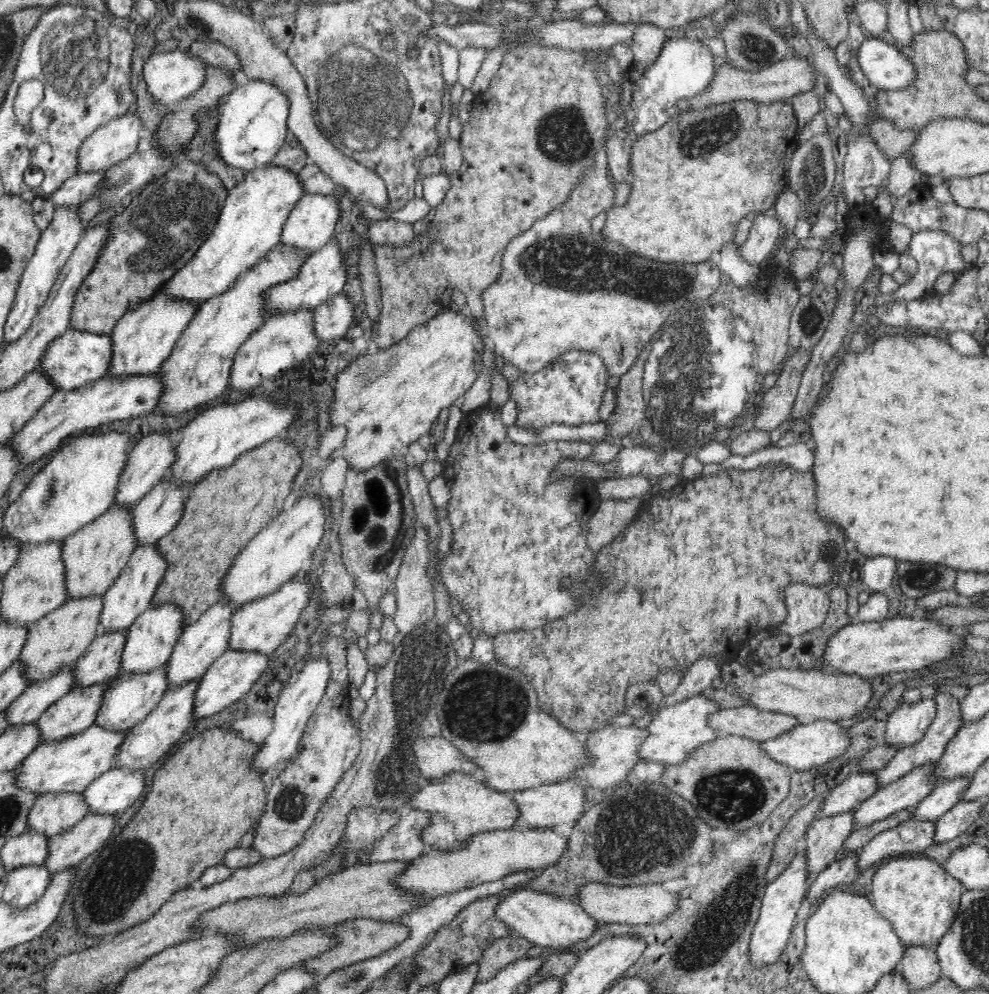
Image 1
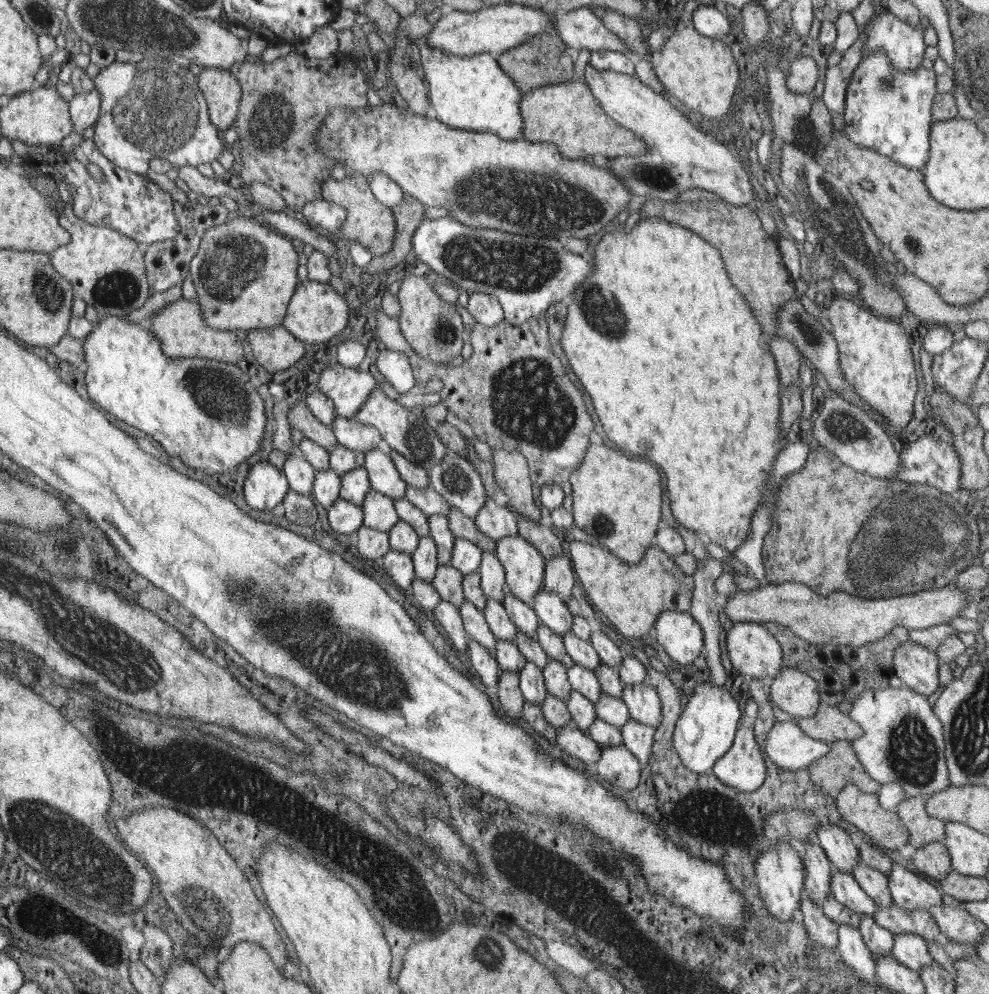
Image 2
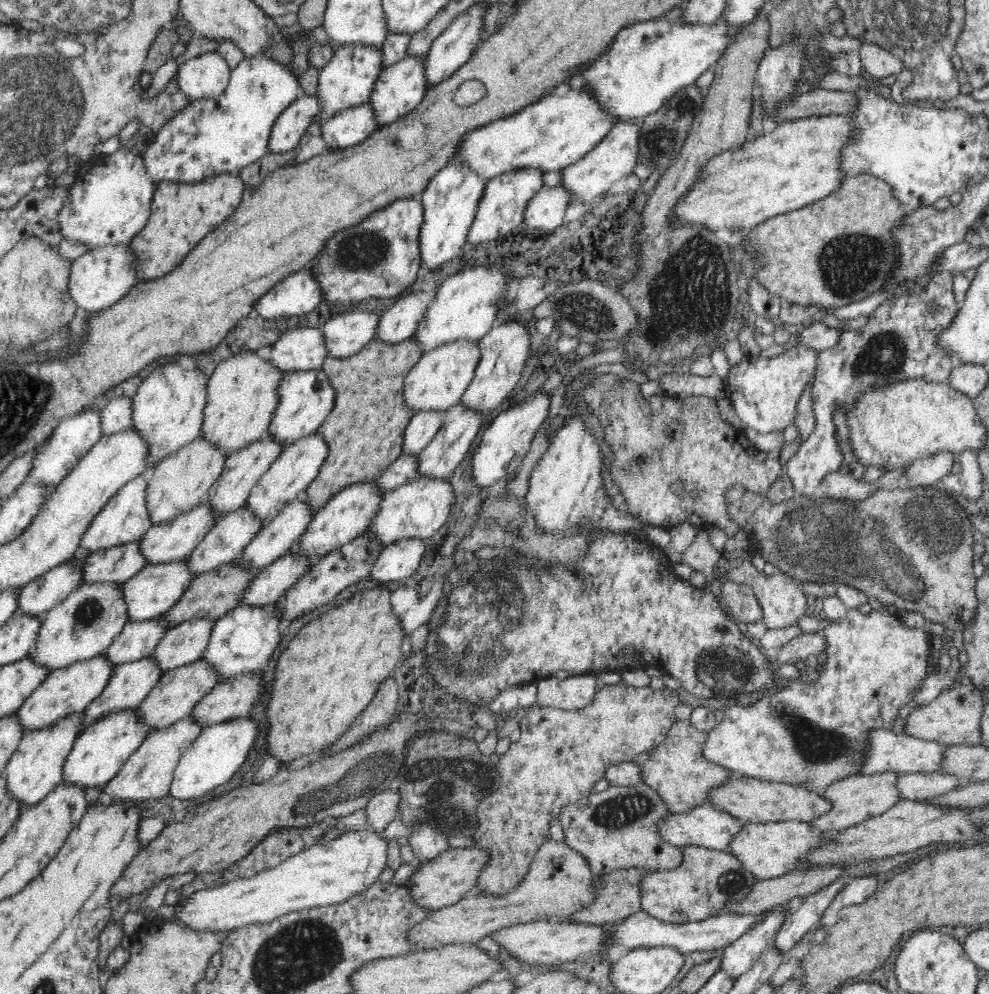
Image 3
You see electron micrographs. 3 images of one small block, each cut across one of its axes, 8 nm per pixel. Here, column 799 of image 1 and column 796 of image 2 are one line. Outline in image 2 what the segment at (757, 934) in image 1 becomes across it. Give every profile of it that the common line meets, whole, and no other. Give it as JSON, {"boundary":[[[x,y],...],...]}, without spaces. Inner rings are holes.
{"boundary":[[[781,841],[778,847],[770,846],[758,860],[760,872],[760,894],[764,894],[764,906],[776,916],[778,922],[792,920],[792,915],[800,908],[804,890],[804,863],[798,853],[788,843]]]}

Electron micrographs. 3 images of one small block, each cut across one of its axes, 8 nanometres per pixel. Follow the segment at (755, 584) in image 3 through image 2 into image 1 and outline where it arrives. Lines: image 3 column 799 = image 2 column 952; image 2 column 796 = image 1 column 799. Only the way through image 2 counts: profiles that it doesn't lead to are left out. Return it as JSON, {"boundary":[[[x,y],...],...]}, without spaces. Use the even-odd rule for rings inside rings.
{"boundary":[[[791,583],[785,591],[788,614],[782,623],[771,626],[770,631],[782,631],[791,637],[822,629],[829,610],[829,595],[803,583]]]}

